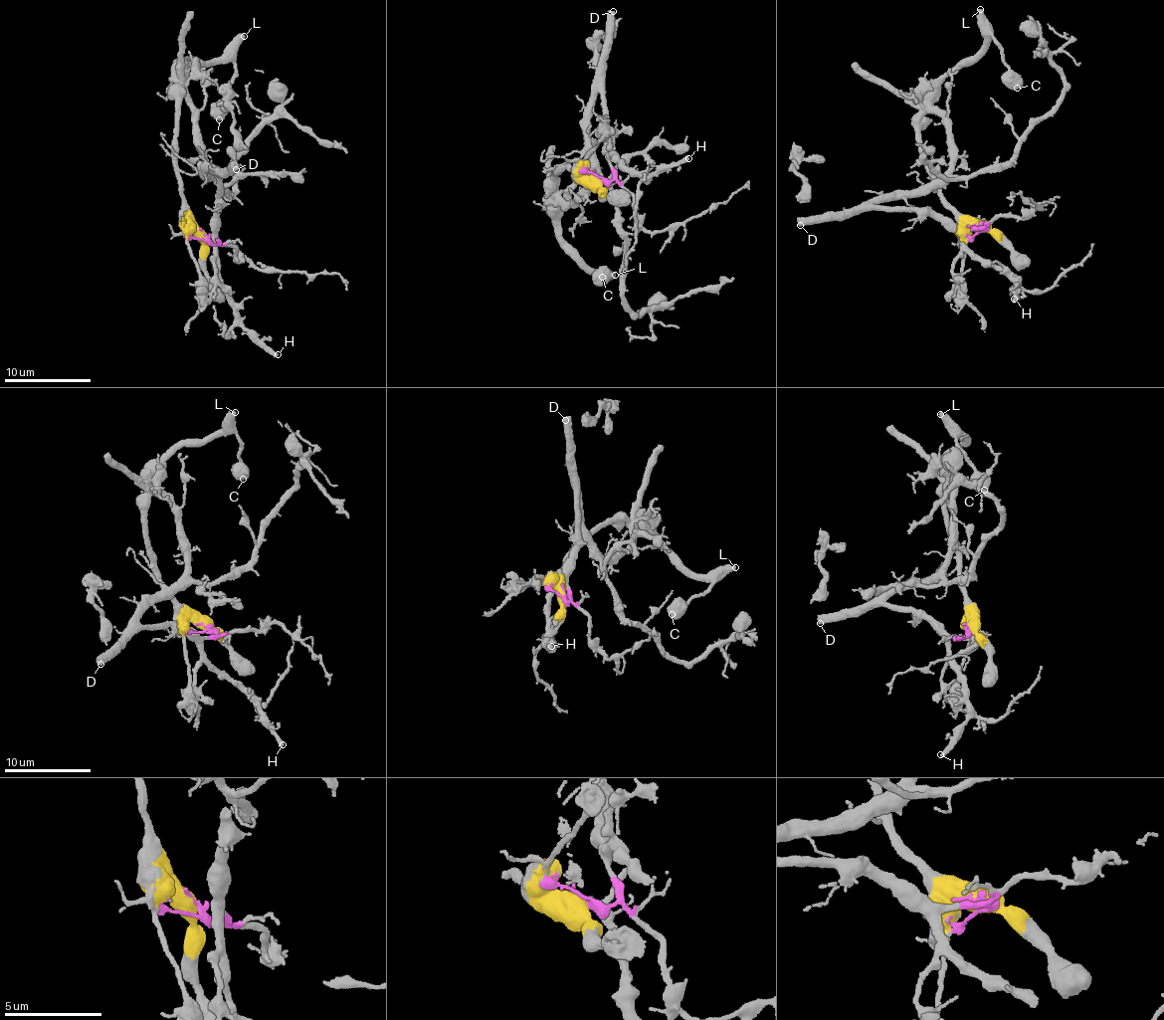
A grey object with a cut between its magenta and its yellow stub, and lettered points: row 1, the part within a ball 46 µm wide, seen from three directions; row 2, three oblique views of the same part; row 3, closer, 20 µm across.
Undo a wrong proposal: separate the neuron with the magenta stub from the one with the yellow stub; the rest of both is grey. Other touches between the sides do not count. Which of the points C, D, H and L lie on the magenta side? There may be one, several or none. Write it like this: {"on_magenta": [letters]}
{"on_magenta": ["D", "H"]}

